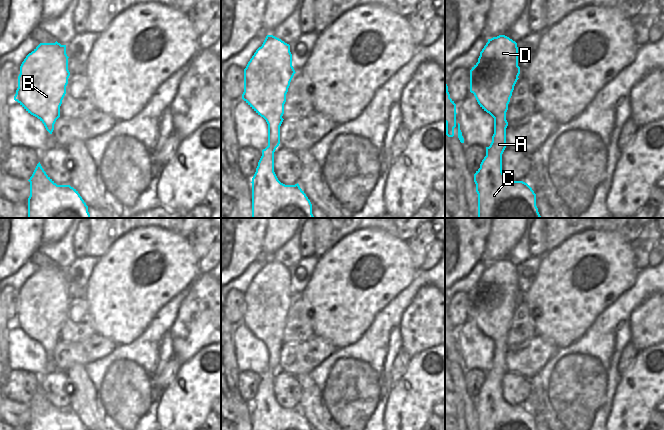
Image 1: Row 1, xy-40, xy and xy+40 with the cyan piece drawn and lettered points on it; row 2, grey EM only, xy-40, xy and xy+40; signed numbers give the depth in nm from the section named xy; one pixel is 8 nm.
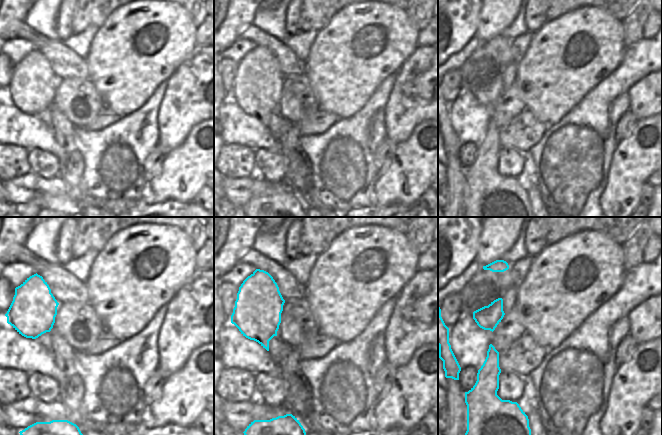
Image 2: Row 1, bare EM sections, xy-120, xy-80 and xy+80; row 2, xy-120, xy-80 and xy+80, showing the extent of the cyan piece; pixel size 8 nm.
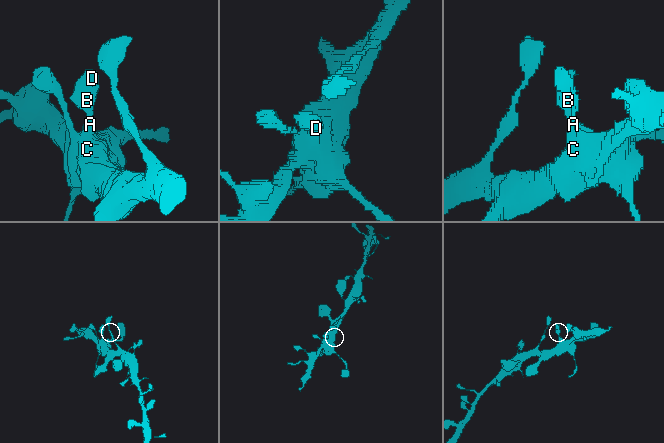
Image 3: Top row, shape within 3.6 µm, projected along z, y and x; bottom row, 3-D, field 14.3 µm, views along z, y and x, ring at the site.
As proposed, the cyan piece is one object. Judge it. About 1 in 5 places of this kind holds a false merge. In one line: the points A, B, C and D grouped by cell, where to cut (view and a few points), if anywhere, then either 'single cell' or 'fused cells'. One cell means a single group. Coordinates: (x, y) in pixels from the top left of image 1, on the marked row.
A B C D; no cut; single cell

